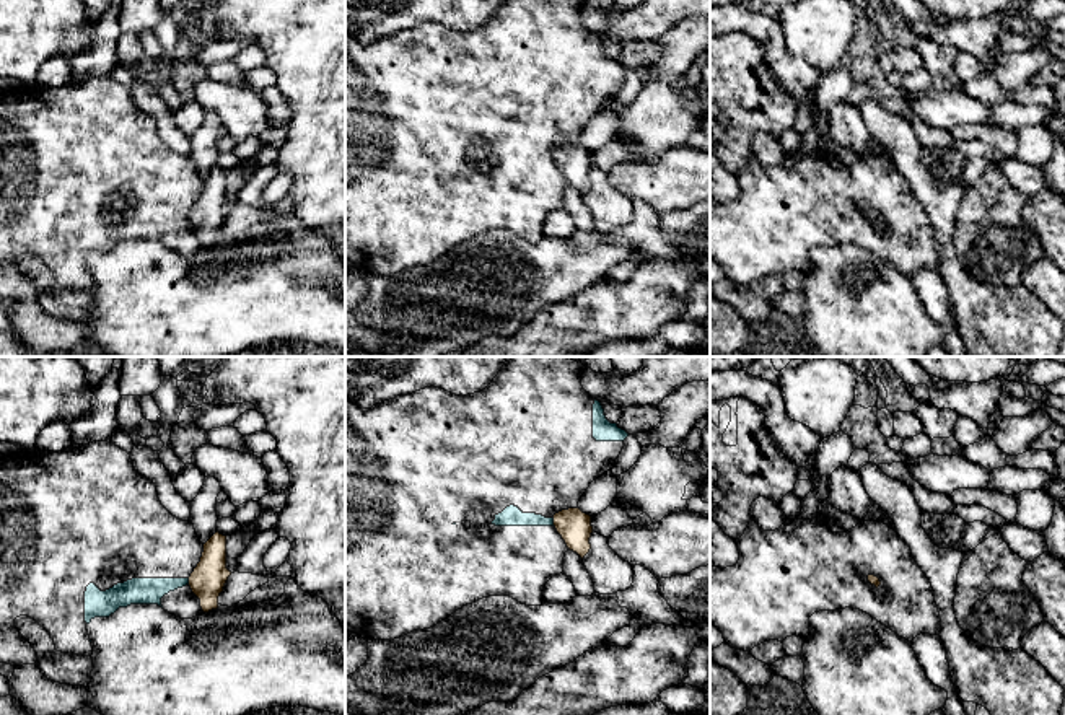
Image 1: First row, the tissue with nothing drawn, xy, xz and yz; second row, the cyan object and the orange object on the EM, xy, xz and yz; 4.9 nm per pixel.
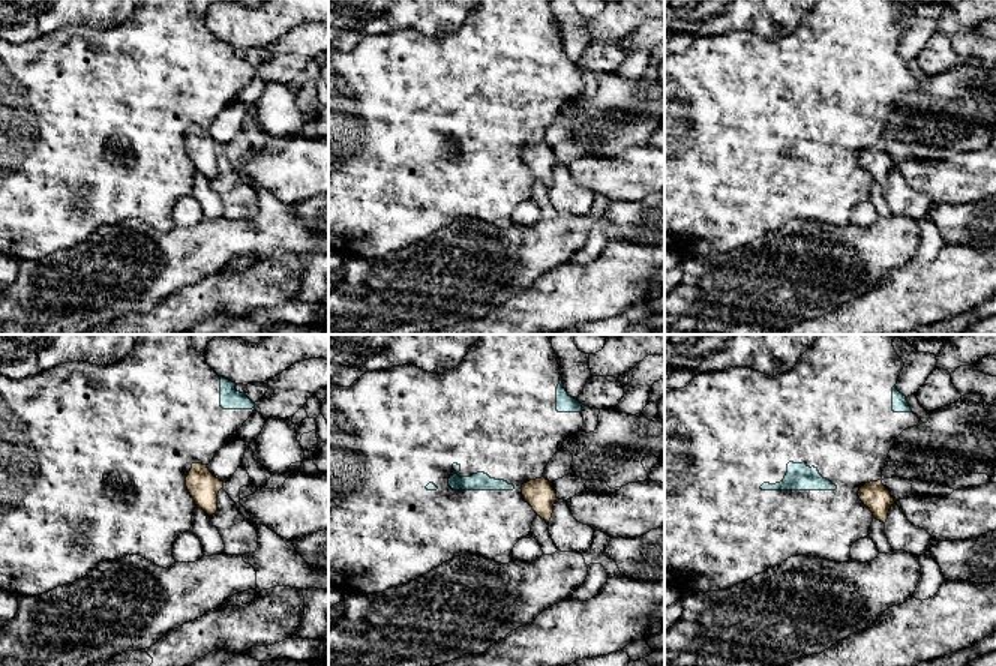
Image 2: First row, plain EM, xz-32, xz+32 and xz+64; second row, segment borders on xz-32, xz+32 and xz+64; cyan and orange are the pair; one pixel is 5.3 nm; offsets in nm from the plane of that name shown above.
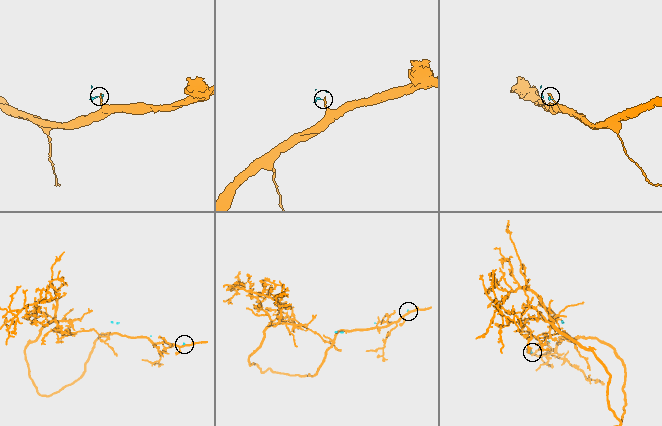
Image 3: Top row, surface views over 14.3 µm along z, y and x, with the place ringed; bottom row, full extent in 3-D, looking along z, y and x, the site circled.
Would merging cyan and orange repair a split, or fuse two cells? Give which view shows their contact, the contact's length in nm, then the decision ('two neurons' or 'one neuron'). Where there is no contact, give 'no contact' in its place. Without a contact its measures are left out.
xz | 40 nm | two neurons

